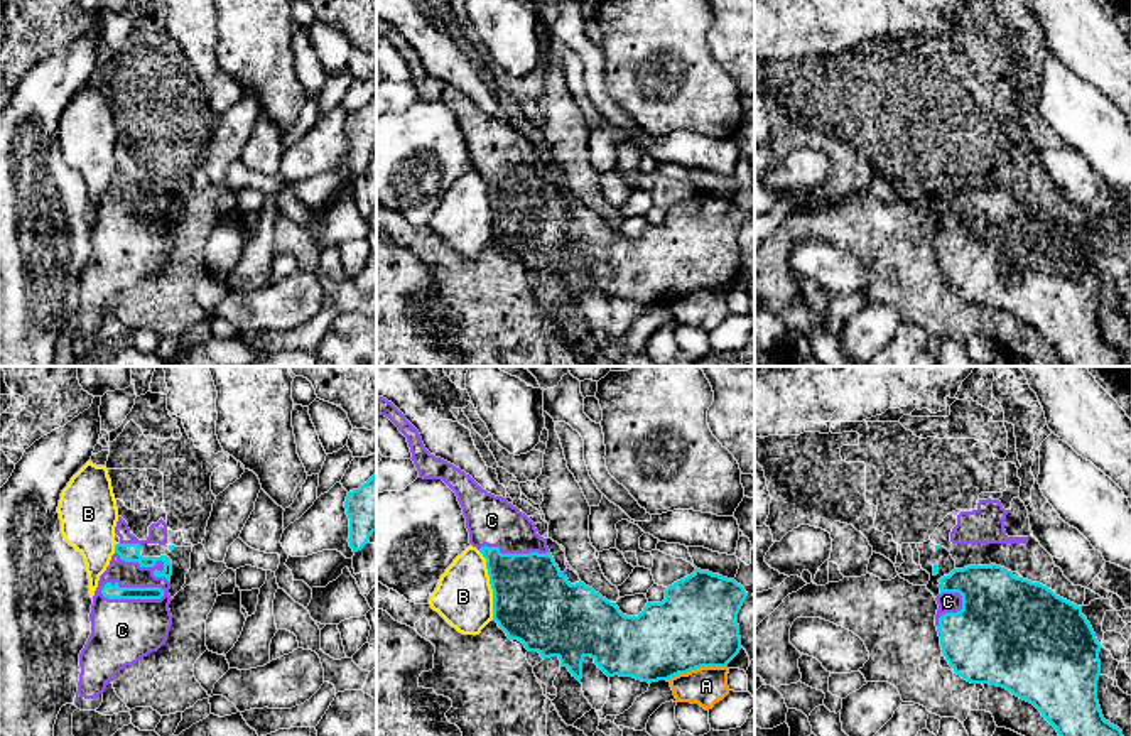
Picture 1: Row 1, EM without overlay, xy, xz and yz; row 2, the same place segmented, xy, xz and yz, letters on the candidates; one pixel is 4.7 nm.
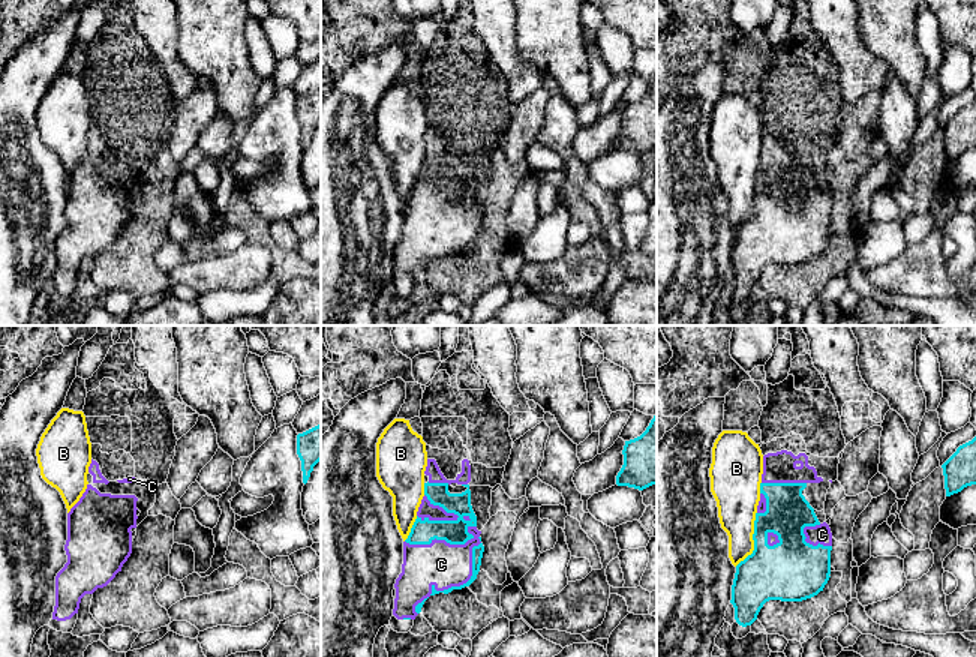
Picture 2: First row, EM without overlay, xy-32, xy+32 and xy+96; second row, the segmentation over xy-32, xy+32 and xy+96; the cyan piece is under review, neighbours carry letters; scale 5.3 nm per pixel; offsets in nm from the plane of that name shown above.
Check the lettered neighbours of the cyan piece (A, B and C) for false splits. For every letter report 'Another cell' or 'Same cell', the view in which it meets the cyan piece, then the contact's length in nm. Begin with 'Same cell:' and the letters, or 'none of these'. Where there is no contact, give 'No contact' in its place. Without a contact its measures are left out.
Same cell: C
A: Another cell. Touches cyan in xz. Shared border 280 nm
B: Another cell. Touches cyan in xz. Shared border 340 nm
C: Same cell. Touches cyan in xy. Shared border 320 nm

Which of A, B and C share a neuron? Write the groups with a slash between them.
A / B / C

